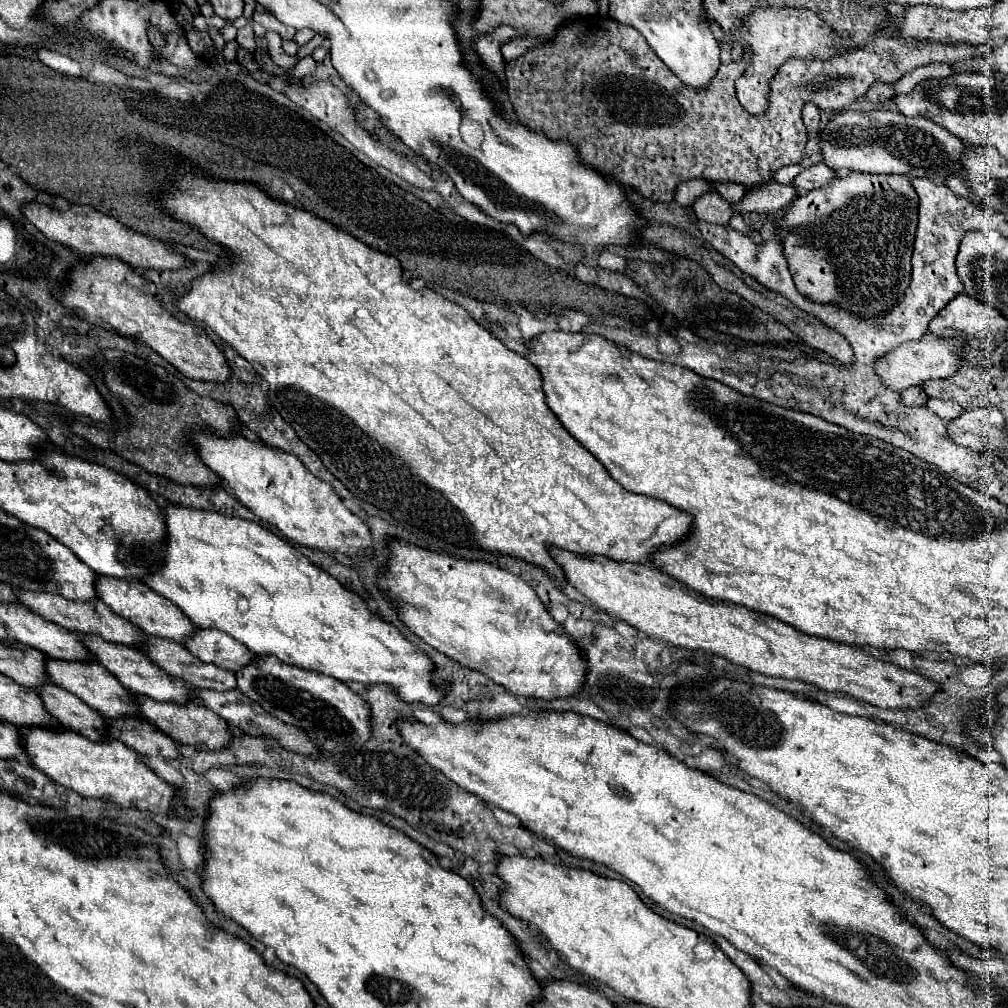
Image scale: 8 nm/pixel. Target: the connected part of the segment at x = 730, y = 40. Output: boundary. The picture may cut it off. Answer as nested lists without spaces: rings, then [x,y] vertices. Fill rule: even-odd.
[[[754,8],[748,16],[742,18],[740,34],[726,34],[722,32],[724,42],[730,48],[750,50],[752,58],[746,72],[736,80],[736,92],[742,108],[754,116],[760,116],[768,110],[768,96],[770,96],[770,82],[776,70],[788,58],[802,58],[802,60],[830,60],[838,54],[848,52],[852,46],[850,42],[842,40],[832,26],[828,26],[818,14],[806,8]]]

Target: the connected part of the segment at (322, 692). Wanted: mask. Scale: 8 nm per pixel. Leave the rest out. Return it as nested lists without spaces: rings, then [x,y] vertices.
[[[256,656],[254,662],[242,666],[238,670],[238,690],[274,718],[336,742],[366,742],[372,734],[368,704],[344,682],[284,664],[276,656]]]

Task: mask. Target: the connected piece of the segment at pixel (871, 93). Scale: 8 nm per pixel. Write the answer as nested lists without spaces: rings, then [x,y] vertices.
[[[872,84],[870,90],[866,92],[866,98],[870,102],[888,102],[892,98],[894,84]]]

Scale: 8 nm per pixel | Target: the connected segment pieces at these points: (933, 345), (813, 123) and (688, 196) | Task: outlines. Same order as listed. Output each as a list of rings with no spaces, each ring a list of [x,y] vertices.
[[[1004,334],[1000,336],[992,336],[992,338],[982,338],[982,340],[964,340],[964,342],[956,342],[952,338],[924,338],[924,340],[916,340],[916,342],[904,342],[898,348],[894,348],[892,352],[876,358],[874,364],[874,372],[876,376],[882,380],[882,384],[888,390],[894,392],[902,392],[910,386],[928,382],[928,380],[938,380],[938,378],[948,378],[958,370],[958,360],[962,358],[960,354],[960,344],[974,344],[980,346],[984,350],[994,350],[996,344],[1000,344],[1004,338]]]
[[[812,102],[804,104],[804,108],[802,108],[802,120],[804,120],[804,126],[808,128],[808,136],[818,136],[820,110],[816,110],[816,106]]]
[[[704,180],[682,182],[682,184],[676,188],[676,192],[674,192],[674,202],[680,204],[680,206],[692,206],[692,202],[694,202],[698,196],[702,196],[702,194],[706,194],[706,192],[710,192],[710,190],[714,190],[714,184],[704,182]]]

